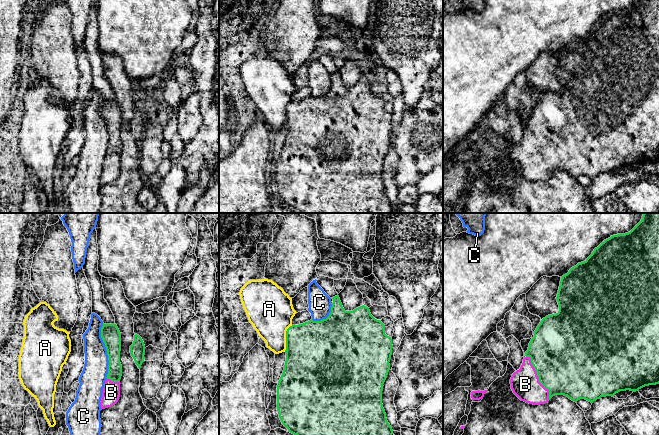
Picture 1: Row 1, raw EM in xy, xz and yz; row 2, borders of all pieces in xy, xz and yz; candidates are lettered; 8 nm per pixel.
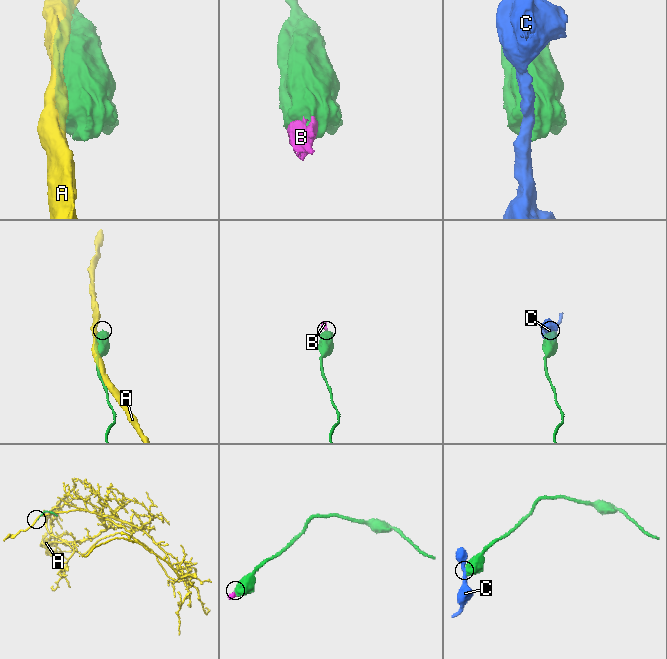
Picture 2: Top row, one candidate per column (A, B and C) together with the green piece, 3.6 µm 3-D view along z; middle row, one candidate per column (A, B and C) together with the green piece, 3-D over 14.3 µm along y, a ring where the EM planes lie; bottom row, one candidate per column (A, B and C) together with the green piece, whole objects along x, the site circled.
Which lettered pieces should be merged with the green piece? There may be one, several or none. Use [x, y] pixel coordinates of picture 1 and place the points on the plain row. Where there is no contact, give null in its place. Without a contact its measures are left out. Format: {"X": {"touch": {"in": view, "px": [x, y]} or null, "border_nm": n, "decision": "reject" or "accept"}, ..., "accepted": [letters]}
{"A": {"touch": {"in": "xz", "px": [286, 114]}, "border_nm": 220, "decision": "reject"}, "B": {"touch": {"in": "yz", "px": [538, 153]}, "border_nm": 400, "decision": "accept"}, "C": {"touch": {"in": "xy", "px": [107, 127]}, "border_nm": 440, "decision": "reject"}, "accepted": ["B"]}

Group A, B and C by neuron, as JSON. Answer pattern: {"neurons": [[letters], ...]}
{"neurons": [["A"], ["B"], ["C"]]}

